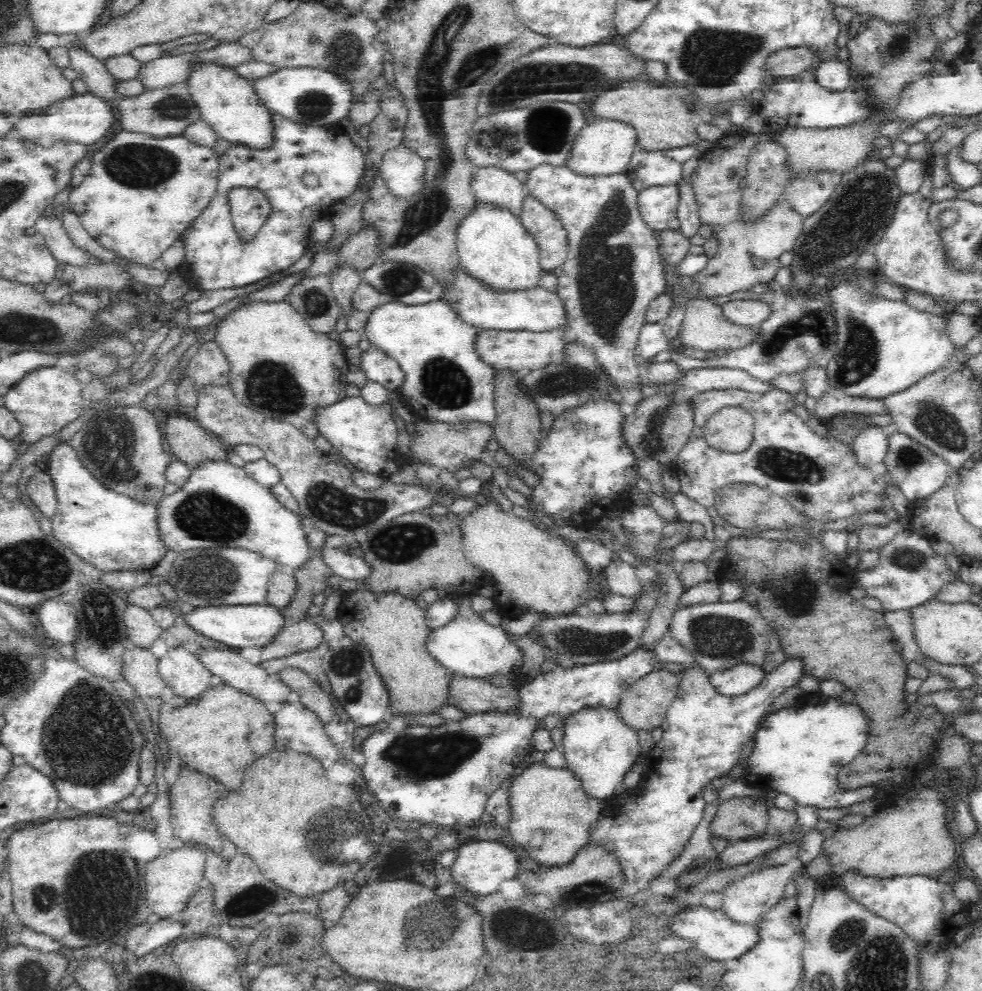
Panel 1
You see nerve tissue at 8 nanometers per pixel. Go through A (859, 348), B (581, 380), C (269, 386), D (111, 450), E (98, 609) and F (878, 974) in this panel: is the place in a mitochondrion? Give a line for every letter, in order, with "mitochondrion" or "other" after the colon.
A: mitochondrion
B: mitochondrion
C: mitochondrion
D: mitochondrion
E: mitochondrion
F: mitochondrion

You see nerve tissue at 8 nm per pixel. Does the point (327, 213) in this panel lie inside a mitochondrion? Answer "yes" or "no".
no

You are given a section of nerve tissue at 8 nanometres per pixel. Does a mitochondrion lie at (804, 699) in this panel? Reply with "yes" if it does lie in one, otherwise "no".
no

